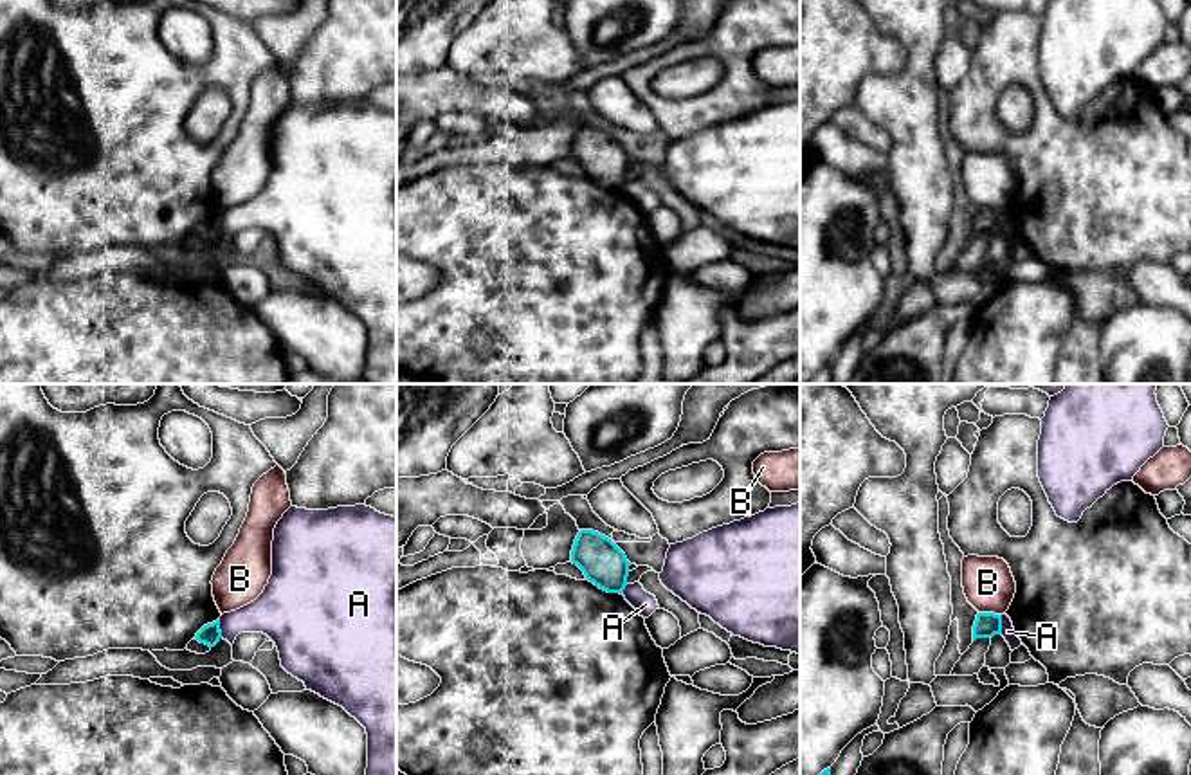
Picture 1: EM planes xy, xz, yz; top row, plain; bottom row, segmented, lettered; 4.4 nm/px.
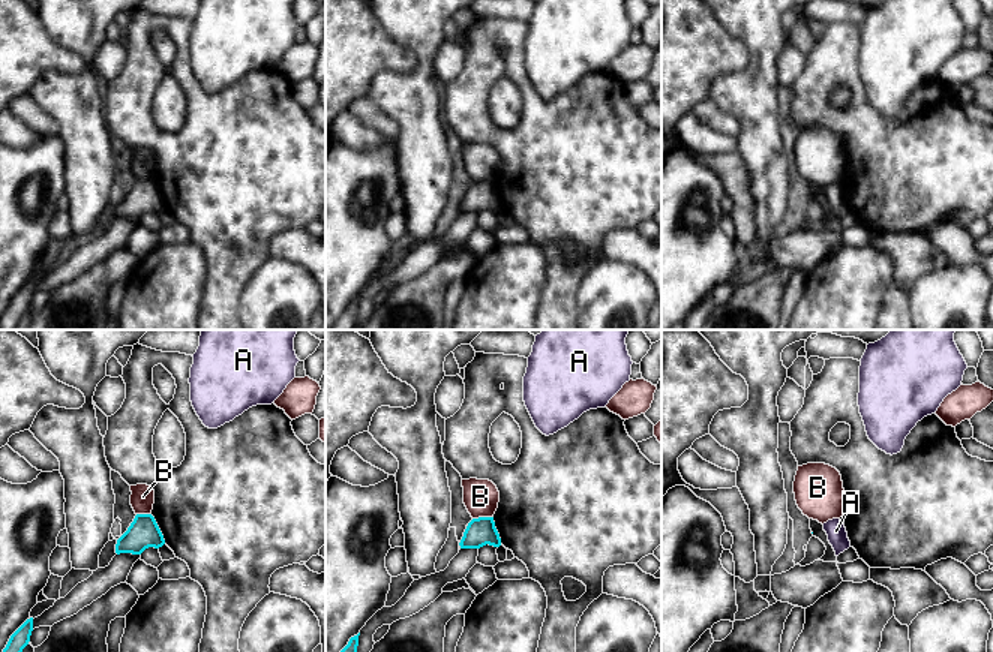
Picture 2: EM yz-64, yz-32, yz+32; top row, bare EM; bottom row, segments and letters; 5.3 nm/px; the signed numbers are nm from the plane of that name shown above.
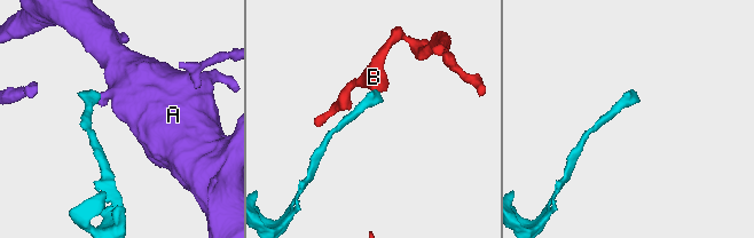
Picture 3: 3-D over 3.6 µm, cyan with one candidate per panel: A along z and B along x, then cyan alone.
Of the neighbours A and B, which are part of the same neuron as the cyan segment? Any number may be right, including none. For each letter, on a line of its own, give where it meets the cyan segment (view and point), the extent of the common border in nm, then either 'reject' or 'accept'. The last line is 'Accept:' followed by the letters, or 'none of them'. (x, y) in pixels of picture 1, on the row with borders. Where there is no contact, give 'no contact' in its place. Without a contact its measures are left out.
A: meets cyan in yz at (1000, 624); contact 90 nm long; reject
B: meets cyan in yz at (990, 613); contact 110 nm long; reject
Accept: none of them

